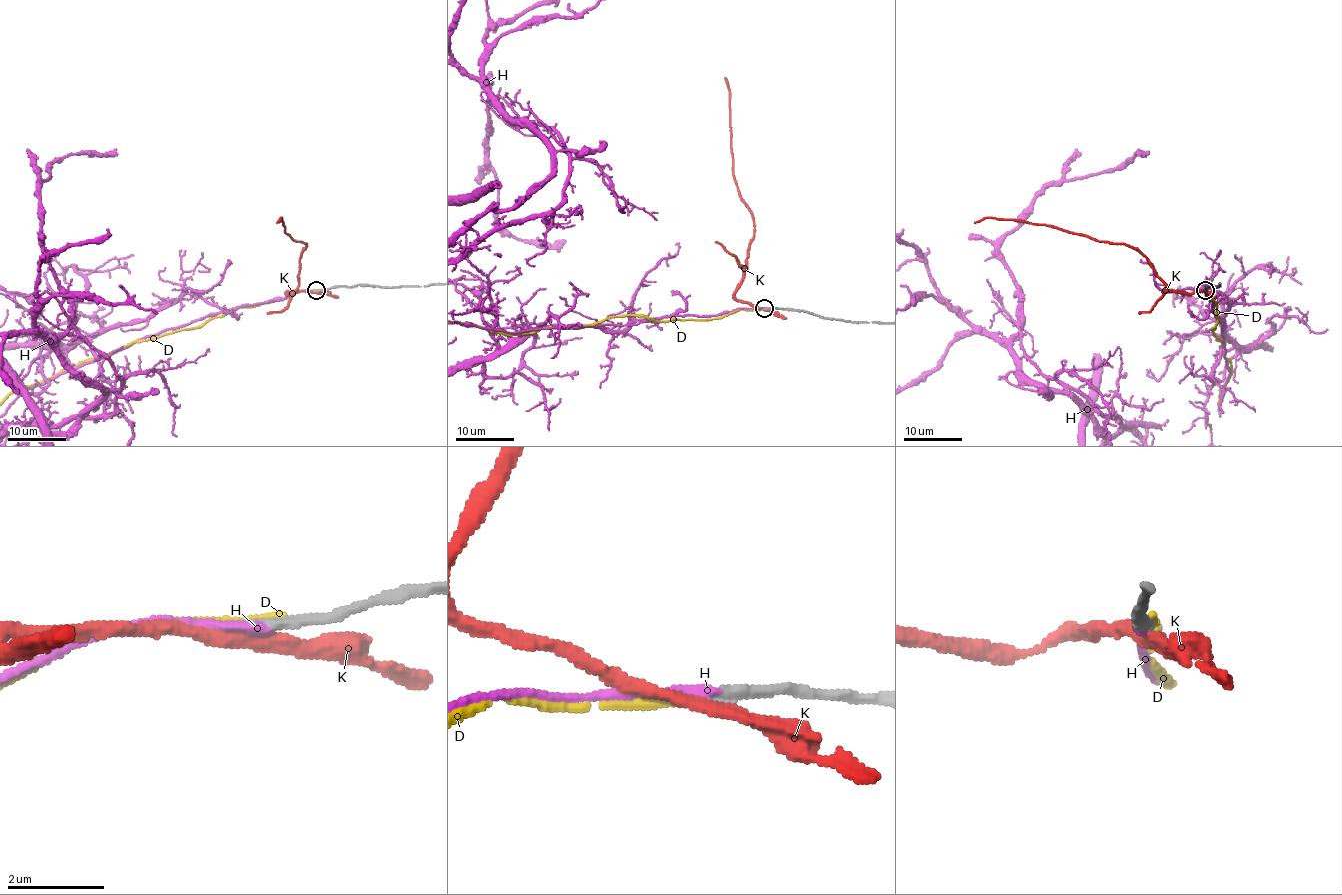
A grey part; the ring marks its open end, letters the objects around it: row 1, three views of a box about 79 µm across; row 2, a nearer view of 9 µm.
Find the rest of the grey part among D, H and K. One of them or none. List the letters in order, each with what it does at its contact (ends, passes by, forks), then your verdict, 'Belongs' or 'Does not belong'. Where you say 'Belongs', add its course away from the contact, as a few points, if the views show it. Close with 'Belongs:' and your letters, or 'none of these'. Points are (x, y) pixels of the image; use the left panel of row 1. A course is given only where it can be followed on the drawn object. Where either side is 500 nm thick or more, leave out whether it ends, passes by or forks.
D: It ends there. Does not belong
H: It ends there. Belongs
K: It passes by. Does not belong
Belongs: H

